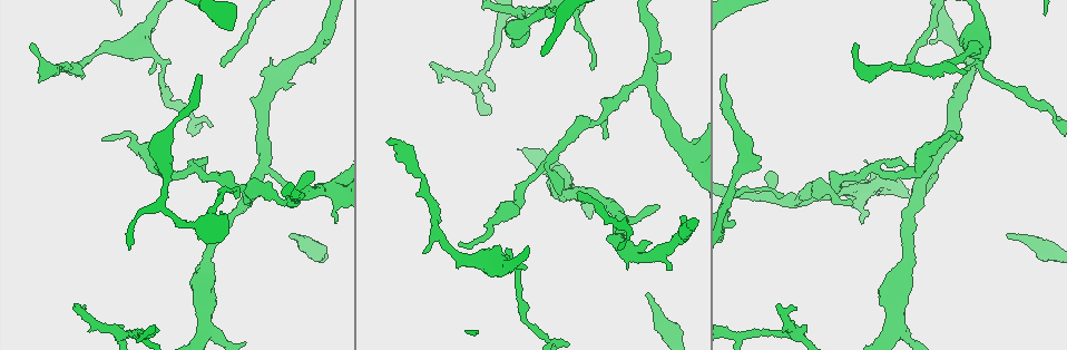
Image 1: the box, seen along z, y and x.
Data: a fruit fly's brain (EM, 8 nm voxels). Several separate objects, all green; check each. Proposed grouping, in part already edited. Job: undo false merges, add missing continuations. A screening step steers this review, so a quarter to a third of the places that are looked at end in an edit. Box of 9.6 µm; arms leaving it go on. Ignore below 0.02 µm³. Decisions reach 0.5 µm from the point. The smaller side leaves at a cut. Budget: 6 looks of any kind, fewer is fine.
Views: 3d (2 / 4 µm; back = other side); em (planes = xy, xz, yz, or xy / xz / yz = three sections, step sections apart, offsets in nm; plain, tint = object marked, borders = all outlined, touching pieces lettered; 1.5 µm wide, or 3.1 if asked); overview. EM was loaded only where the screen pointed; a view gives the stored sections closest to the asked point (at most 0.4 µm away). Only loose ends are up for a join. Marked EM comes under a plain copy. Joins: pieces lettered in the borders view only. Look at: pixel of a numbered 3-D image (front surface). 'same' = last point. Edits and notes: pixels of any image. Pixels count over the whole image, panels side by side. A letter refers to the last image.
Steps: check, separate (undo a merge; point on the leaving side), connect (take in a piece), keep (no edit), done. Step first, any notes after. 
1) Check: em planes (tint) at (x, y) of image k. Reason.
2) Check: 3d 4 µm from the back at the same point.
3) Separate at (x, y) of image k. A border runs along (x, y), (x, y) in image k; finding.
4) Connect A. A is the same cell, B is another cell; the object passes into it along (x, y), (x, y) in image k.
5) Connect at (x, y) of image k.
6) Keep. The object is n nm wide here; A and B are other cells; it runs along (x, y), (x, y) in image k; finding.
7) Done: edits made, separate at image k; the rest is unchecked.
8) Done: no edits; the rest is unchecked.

Check: 3d 2 µm at (777, 303) of image 1. Free end.

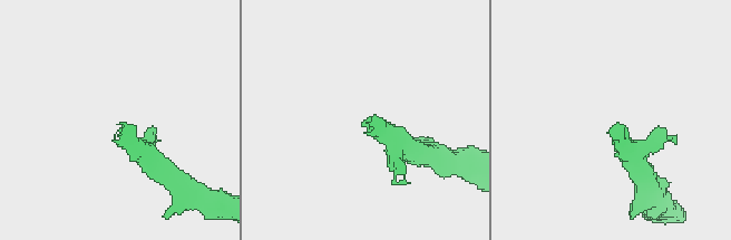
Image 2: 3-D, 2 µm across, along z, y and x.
Check: em planes (borders) at (119, 124) of image 2.

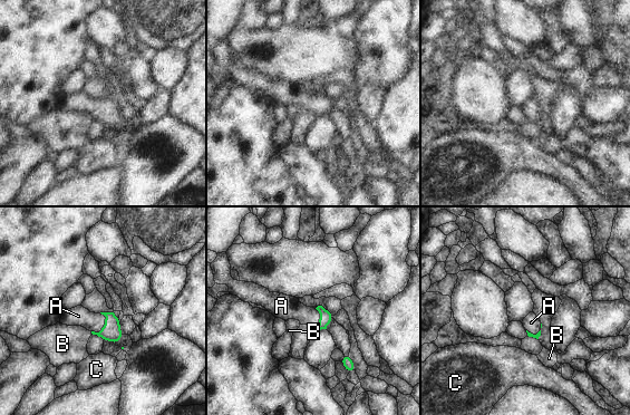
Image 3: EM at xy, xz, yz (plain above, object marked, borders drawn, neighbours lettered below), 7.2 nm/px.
Connect A. A is the same cell, B and C are other cells; the object passes into it along (112, 331), (104, 326), (78, 316) in image 3; it goes on there.

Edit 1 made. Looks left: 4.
Check: em yz step 8 (tint) at (205, 170) of image 1.

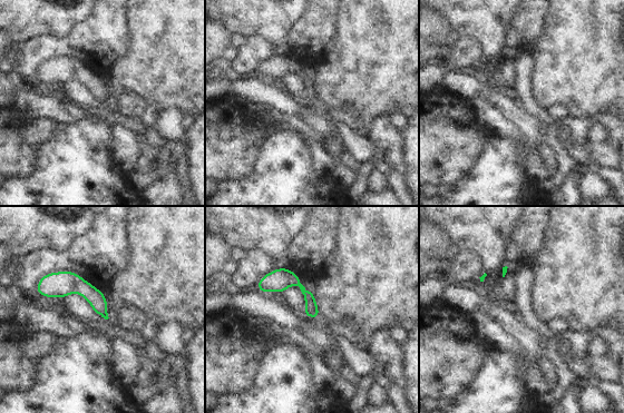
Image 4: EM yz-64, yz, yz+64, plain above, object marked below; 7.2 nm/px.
Check: em planes (borders) at the same point.

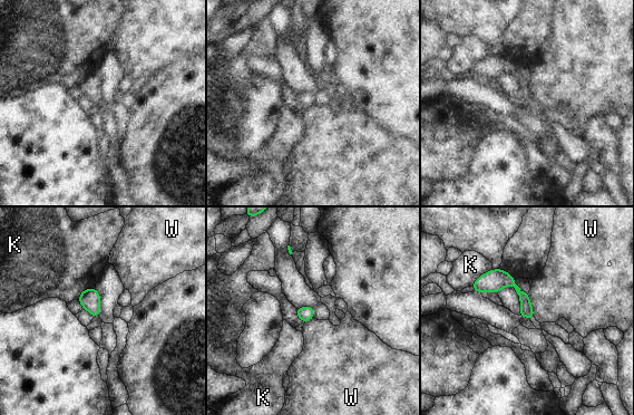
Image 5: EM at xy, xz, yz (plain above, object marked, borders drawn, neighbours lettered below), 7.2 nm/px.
Keep. The longest contact is with K, 200 nm; K and W are other cells; a border runs along (528, 292), (535, 317) in image 5; no lettered piece goes on from it.

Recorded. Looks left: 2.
Check: 3d 4 µm at (648, 294) of image 1. Branch stops here.

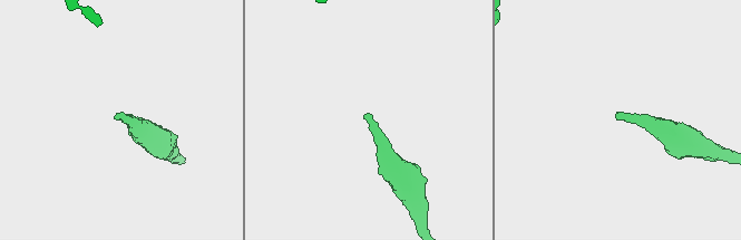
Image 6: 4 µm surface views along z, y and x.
Check: em planes (borders) at (616, 114) of image 6.

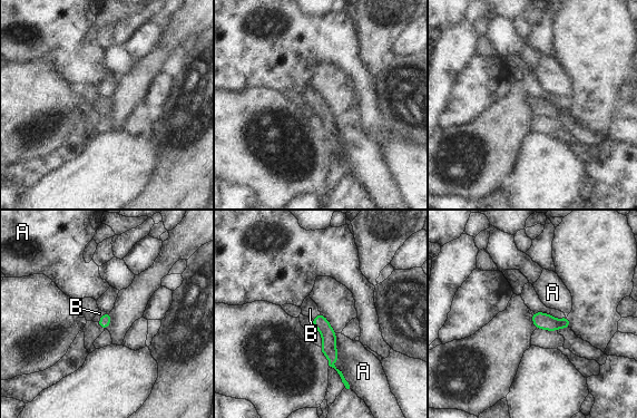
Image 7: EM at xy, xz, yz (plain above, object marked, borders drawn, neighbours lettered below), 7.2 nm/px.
Connect B. B is the same cell, A is another cell; the object passes into it along (104, 322), (101, 317), (99, 313) in image 7; it goes on there.

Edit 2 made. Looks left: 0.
Done: edits made, connect at image 3, connect at image 7; the rest is unchecked.

